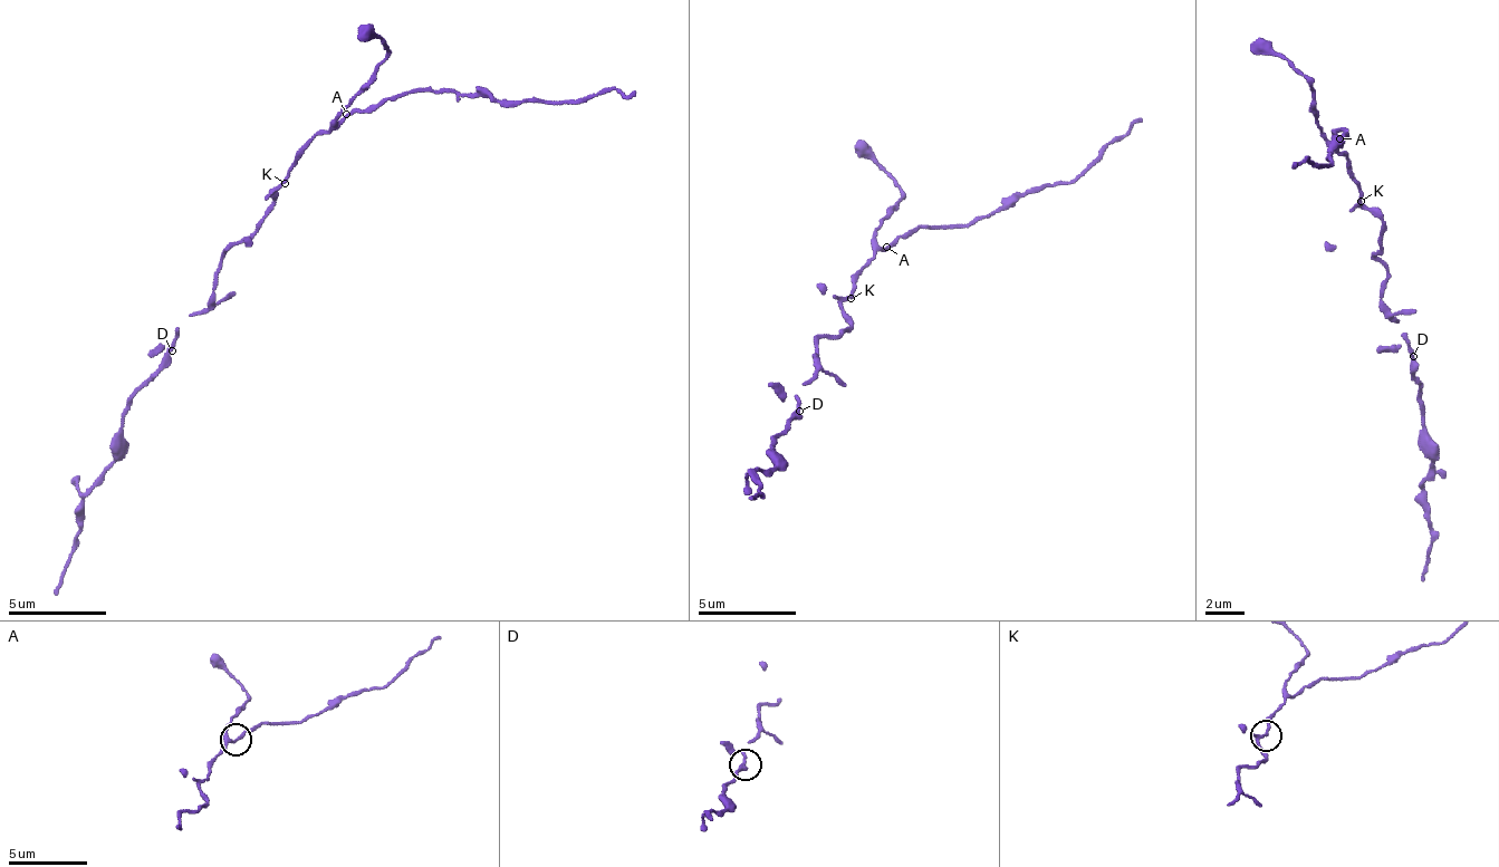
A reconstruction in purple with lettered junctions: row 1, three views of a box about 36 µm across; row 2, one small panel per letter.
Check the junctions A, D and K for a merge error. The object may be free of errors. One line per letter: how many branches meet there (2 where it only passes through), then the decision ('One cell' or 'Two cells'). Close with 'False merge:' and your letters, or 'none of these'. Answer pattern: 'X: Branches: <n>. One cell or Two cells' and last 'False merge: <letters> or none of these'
A: Branches: 3. One cell
D: Branches: 3. One cell
K: Branches: 3. One cell
False merge: none of these

